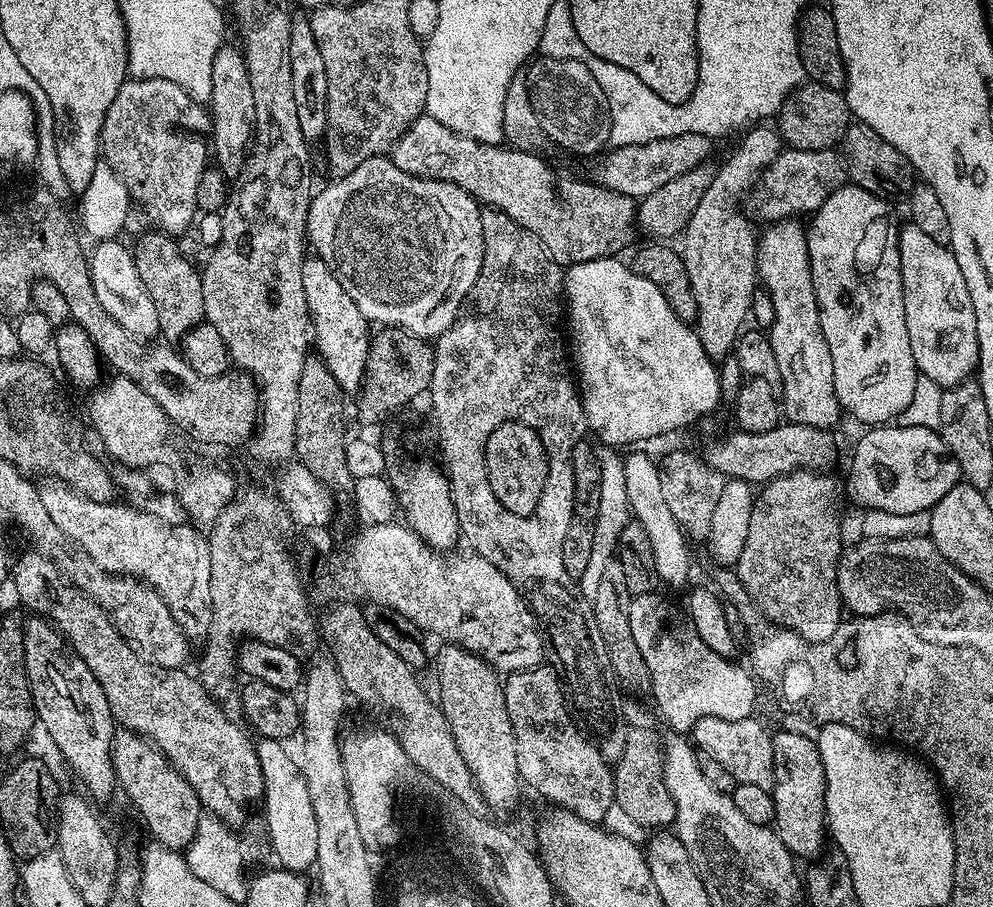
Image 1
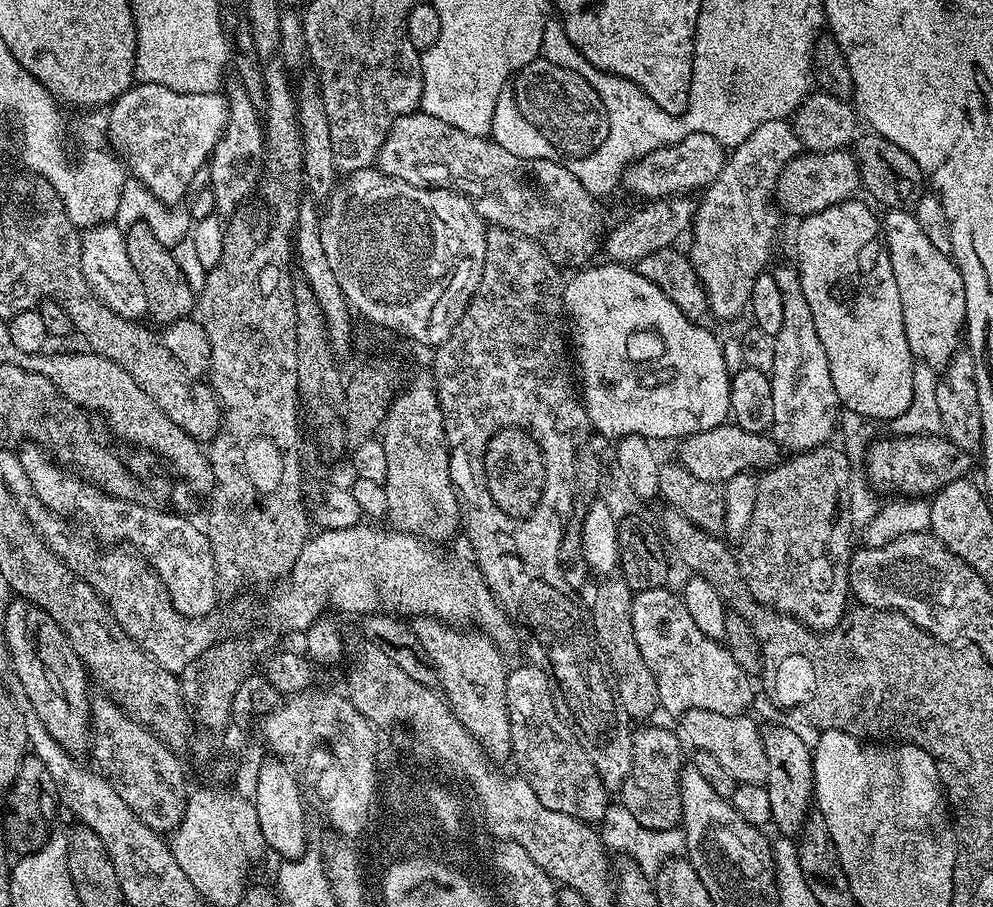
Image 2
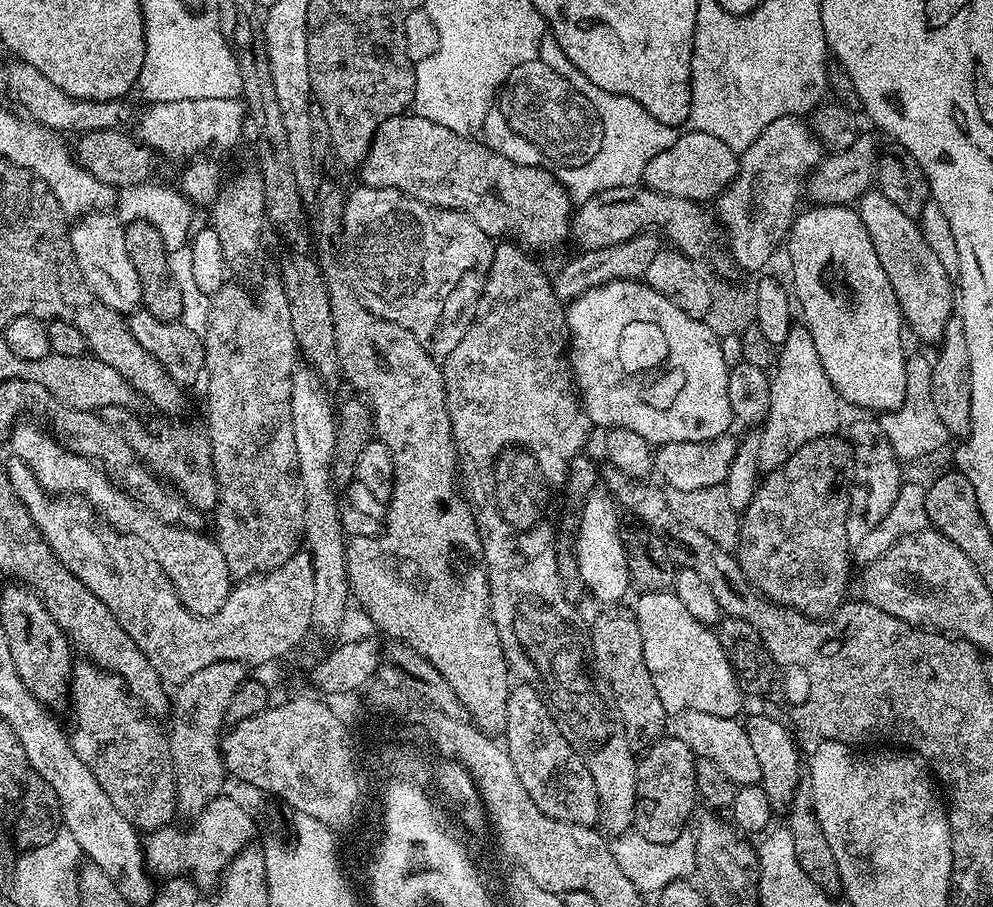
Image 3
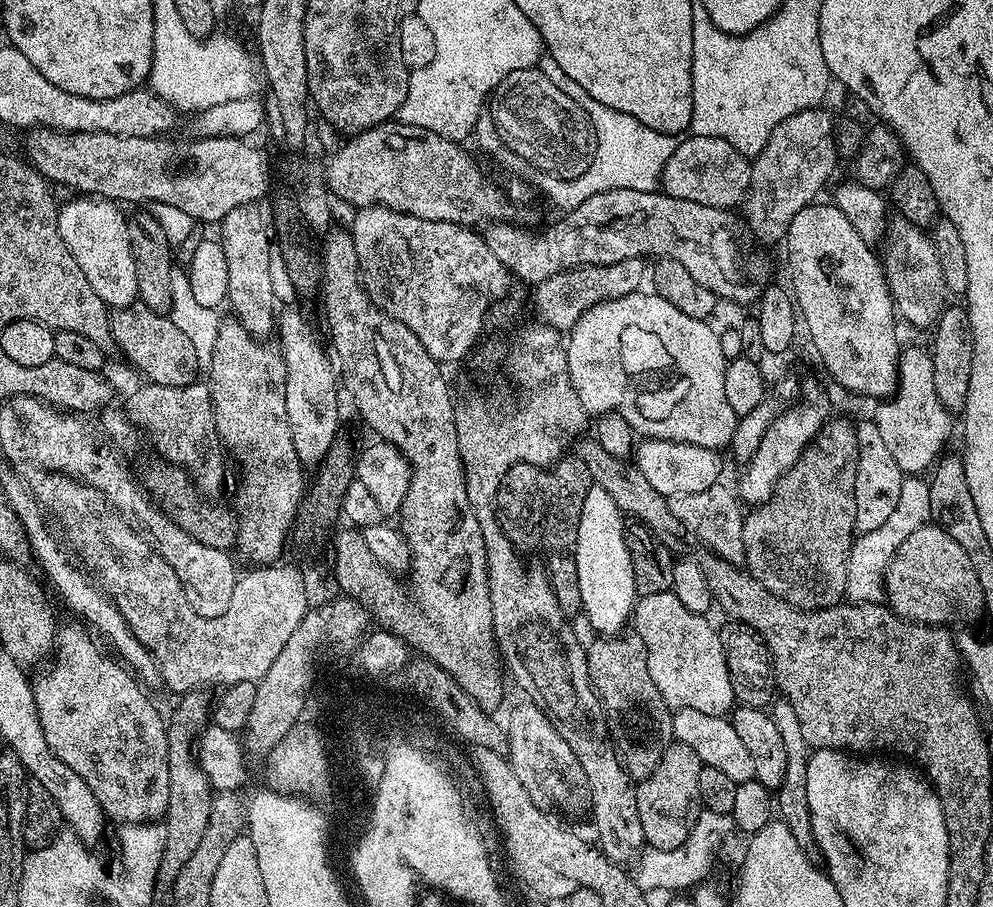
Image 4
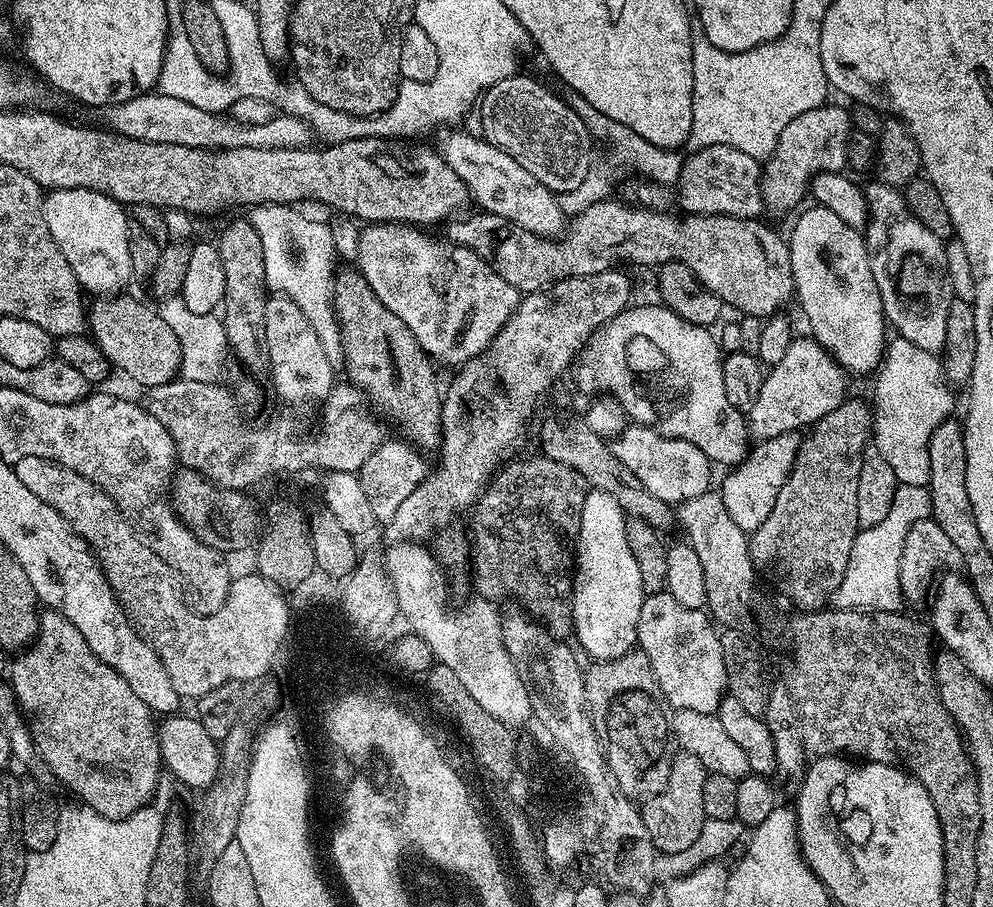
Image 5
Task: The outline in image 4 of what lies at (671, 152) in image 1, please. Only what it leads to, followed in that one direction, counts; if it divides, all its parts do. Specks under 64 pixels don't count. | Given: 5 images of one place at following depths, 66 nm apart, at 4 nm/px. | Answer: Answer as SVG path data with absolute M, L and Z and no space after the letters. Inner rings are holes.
M692 134L684 139L675 145L660 172L659 183L662 191L674 198L686 198L686 202L702 202L702 206L732 210L743 205L752 173L749 157L734 150L734 146L730 146L730 142L722 138ZM688 138L689 140L684 140Z

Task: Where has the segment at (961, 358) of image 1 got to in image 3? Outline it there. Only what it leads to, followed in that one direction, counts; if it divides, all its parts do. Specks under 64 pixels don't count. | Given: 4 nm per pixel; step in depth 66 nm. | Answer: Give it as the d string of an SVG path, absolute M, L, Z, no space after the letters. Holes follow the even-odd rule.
M879 190L865 192L858 201L858 211L859 227L865 228L870 234L870 242L874 242L874 250L878 254L879 261L882 262L882 270L886 270L886 278L890 278L890 286L897 295L905 325L909 329L912 327L912 332L918 339L935 345L943 339L946 324L954 314L954 308L952 308L953 277L948 275L942 262L938 262L934 250L926 246L926 238L922 238L919 223L913 217L902 214L902 210L898 210L898 206L894 206L894 202L890 202L890 198L886 198Z

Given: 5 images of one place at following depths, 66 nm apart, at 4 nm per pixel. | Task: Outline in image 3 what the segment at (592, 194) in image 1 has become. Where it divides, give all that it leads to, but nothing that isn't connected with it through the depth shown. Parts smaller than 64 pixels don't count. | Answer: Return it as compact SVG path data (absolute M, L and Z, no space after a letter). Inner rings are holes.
M405 114L382 122L358 172L364 179L361 181L369 188L397 188L423 204L466 212L486 235L493 238L515 238L529 249L556 248L564 239L569 239L572 230L574 201L556 172L547 172L535 163L519 165L510 162L479 139L454 134L454 130L438 126L438 122L430 122L430 118Z

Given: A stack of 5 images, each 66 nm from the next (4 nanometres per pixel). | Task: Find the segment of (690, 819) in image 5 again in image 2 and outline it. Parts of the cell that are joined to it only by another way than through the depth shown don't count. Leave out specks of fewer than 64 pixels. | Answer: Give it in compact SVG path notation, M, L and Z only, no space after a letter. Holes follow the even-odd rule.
M648 726L637 727L632 733L632 769L622 789L622 803L644 828L650 831L670 830L682 821L680 773L686 767L686 749L671 727L644 727Z

